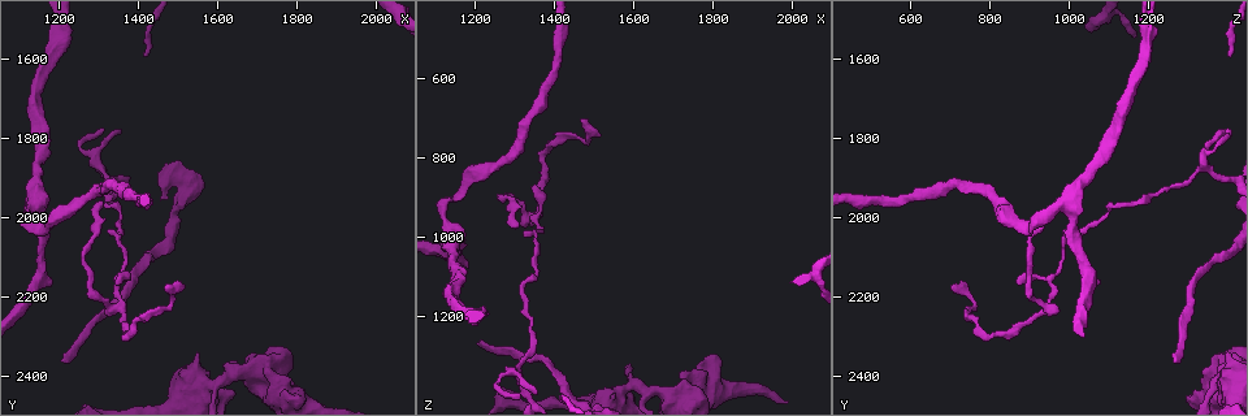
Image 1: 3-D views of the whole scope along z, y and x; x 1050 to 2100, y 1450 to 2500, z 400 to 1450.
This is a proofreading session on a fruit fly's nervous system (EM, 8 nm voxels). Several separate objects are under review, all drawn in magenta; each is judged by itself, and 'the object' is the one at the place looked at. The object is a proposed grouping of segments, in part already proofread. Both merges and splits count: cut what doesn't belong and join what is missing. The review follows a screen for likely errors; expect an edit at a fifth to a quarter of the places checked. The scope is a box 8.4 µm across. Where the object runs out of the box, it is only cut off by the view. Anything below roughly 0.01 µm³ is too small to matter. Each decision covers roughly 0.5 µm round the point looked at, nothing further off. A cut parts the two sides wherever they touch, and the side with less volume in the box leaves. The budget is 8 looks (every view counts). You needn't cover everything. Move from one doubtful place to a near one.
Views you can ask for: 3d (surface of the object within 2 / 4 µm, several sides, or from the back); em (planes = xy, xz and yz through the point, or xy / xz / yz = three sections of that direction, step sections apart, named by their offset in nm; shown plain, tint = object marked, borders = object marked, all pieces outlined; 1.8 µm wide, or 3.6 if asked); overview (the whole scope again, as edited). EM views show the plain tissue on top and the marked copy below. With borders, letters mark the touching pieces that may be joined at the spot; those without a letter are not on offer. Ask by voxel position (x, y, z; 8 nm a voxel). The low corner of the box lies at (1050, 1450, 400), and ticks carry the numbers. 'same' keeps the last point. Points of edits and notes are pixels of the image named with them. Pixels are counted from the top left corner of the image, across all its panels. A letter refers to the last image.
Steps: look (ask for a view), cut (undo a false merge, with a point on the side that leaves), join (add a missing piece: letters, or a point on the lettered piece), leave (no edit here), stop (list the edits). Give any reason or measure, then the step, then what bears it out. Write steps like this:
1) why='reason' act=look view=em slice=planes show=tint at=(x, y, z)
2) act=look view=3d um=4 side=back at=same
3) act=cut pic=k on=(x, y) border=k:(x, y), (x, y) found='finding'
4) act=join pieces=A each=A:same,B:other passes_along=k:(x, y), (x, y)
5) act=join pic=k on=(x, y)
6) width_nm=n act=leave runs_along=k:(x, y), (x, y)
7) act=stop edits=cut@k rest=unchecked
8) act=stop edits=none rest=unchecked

why='a narrow waist' act=look view=em slice=yz step=4 show=tint at=(1345, 2225, 950)

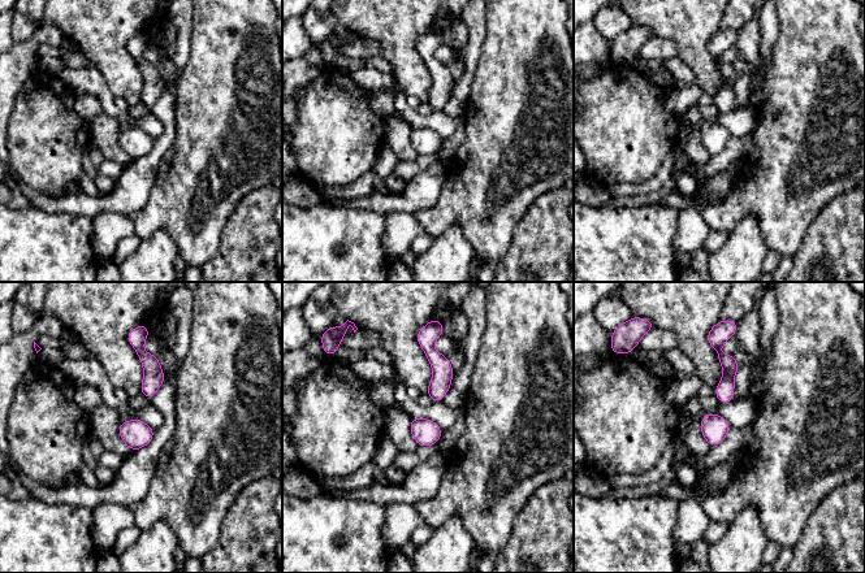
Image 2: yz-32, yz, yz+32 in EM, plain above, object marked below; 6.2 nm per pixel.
act=look view=em slice=planes show=borders at=same

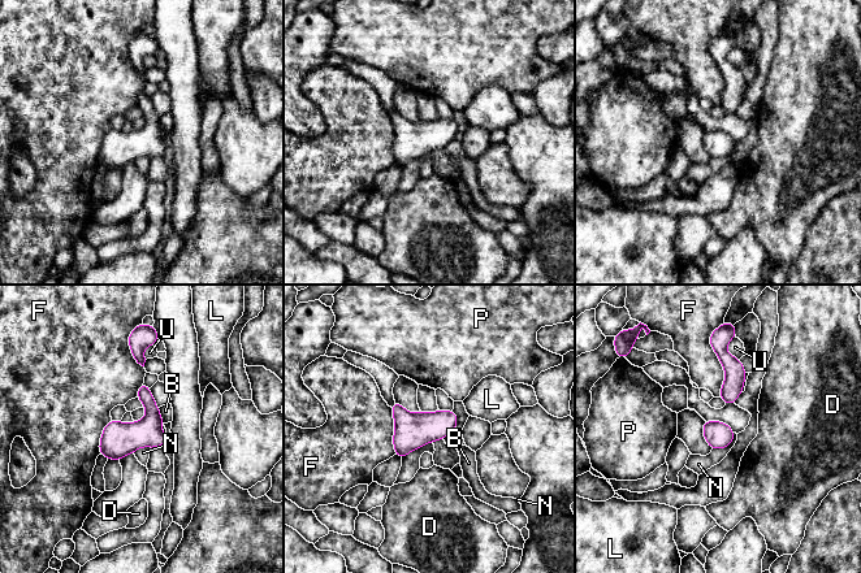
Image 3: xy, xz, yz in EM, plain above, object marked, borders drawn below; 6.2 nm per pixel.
act=leave each=B:other,D:other,F:other,L:other,N:other,P:other,U:other border=3:(735, 433), (727, 446), (712, 450) found='continuous, no second neuron'

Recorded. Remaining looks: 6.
why='tapers out' act=look view=em slice=xy step=16 show=tint at=(1310, 1970, 970)

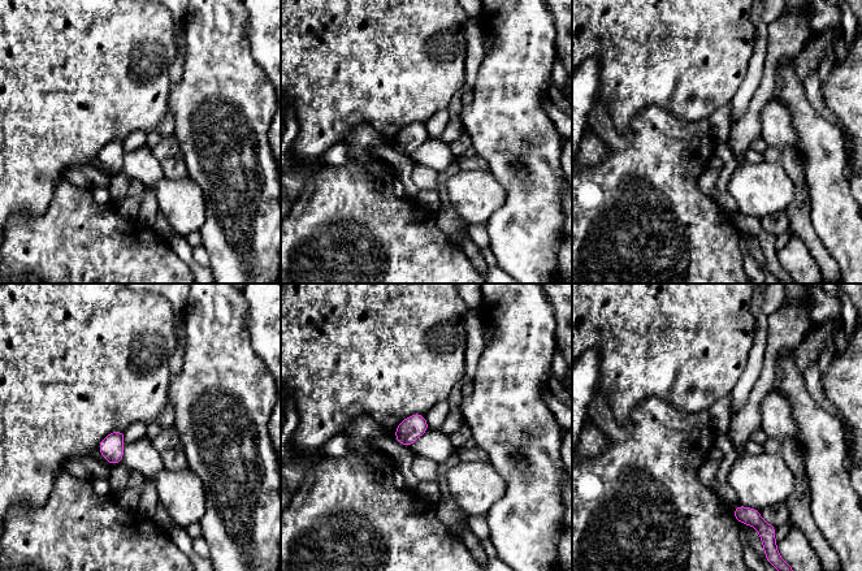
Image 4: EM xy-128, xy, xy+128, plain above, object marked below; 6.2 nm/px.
act=look view=em slice=xy step=16 show=borders at=same

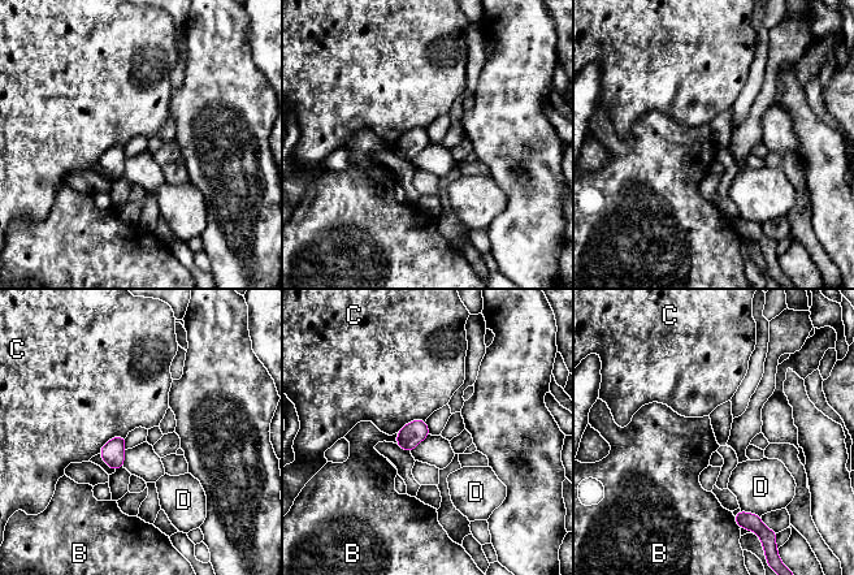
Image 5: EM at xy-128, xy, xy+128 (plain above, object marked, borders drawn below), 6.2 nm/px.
longest_contact=C:200nm act=leave each=B:other,C:other,D:other border=5:(125, 436), (111, 437), (98, 453) found='no lettered piece goes on from it'

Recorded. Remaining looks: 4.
act=look view=em um=3.6 slice=planes show=borders at=(1485, 2195, 745)

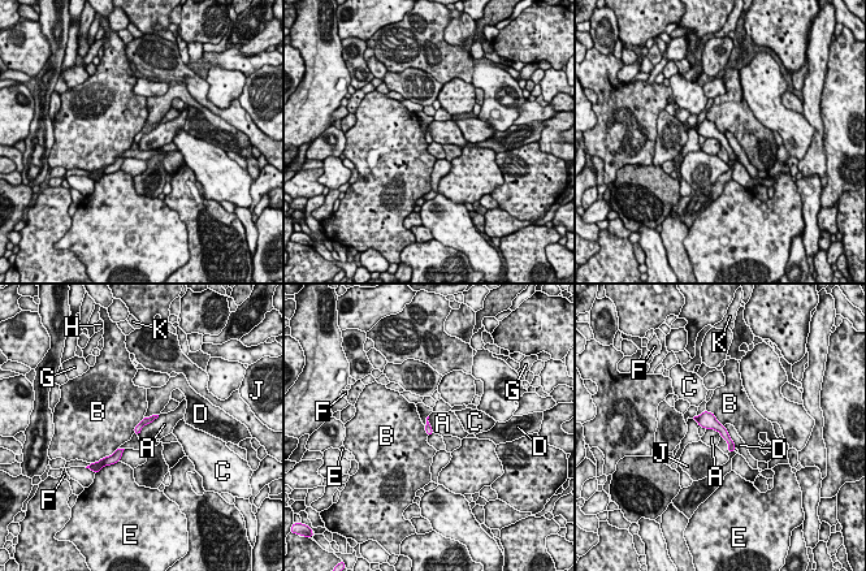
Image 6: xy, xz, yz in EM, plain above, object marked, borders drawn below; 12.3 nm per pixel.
width_nm=100 act=leave each=A:other,B:other,C:other,D:other,E:other,F:other,G:other,H:other,J:other,K:other runs_along=6:(155, 416), (146, 420), (135, 431) found='continuous, no second neuron'

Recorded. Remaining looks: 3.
why='tapers out' act=look view=3d um=2 at=(1215, 2370, 1270)

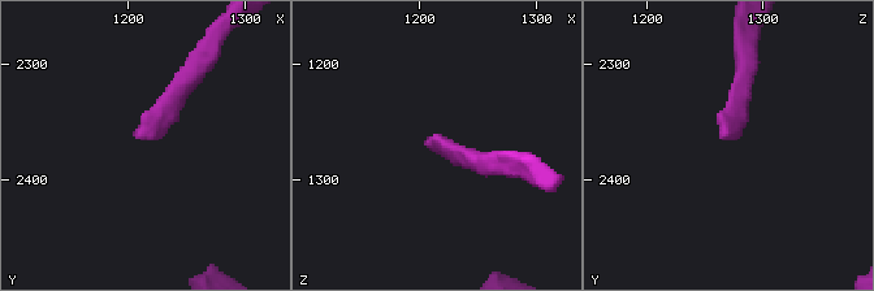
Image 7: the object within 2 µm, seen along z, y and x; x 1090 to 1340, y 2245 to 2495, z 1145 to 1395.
why='now the EM' act=look view=em slice=yz step=4 show=tint at=(1210, 2366, 1268)

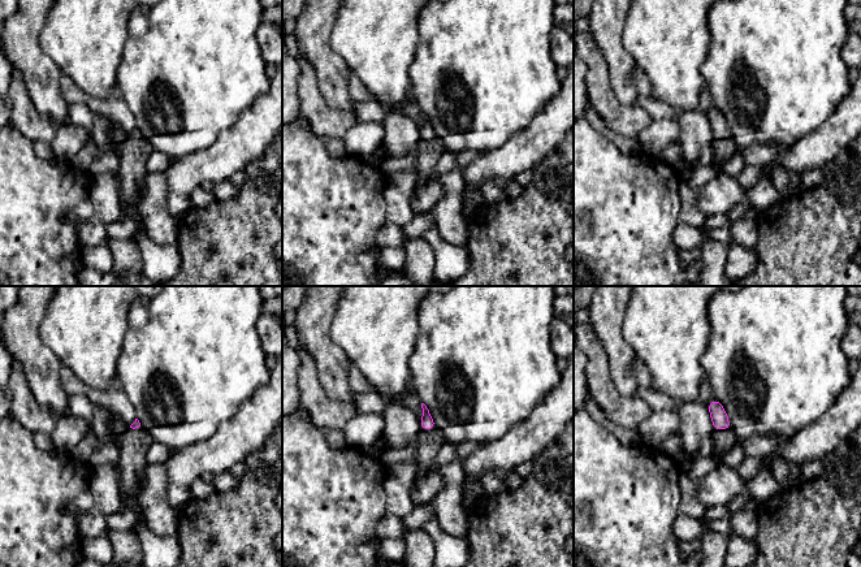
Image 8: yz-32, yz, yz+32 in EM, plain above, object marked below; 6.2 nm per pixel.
why='another direction' act=look view=em slice=planes show=borders at=same

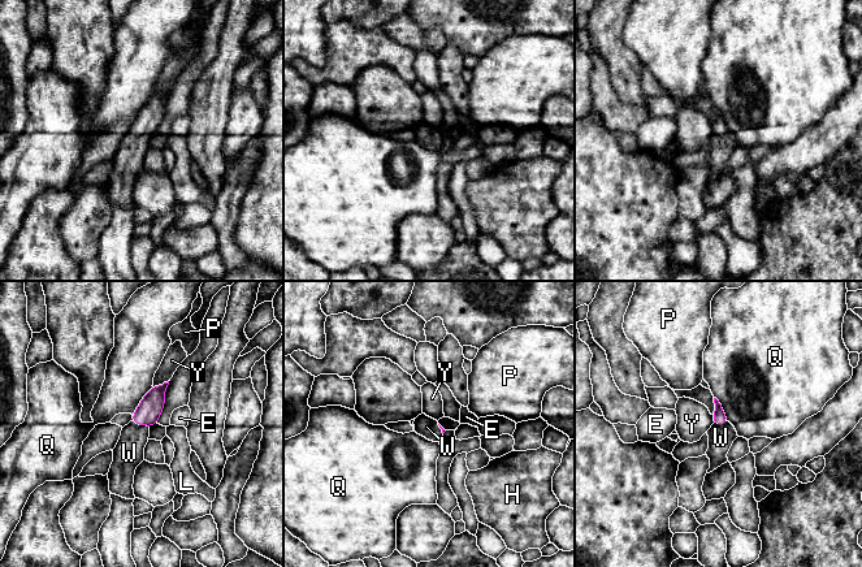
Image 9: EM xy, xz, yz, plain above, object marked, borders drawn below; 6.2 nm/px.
act=join pieces=W each=E:other,H:other,L:other,P:other,Q:other,W:same,Y:other passes_along=9:(151, 406), (139, 424), (129, 453) found='the neuron continues'

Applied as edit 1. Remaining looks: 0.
act=stop edits=join@9 rest=unchecked

